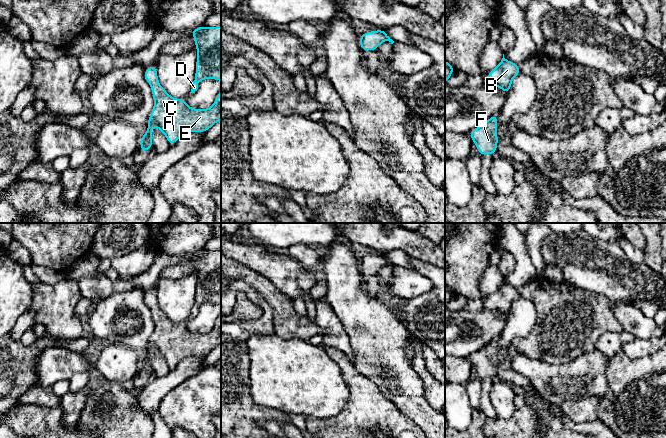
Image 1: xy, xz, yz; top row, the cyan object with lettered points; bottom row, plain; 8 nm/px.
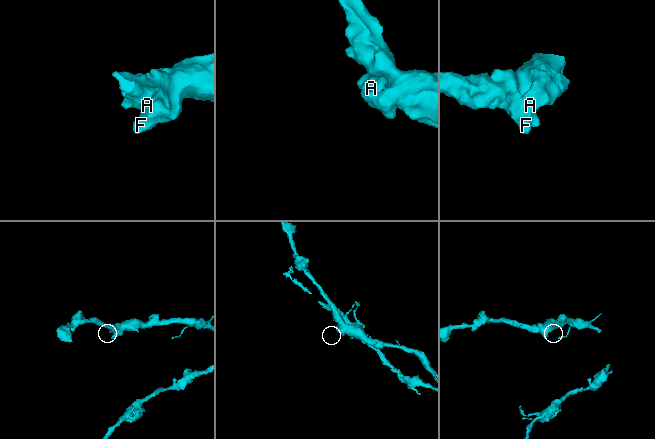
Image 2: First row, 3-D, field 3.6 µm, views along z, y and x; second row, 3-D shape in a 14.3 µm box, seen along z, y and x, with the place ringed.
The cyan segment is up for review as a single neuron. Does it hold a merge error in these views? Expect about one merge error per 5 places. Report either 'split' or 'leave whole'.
leave whole

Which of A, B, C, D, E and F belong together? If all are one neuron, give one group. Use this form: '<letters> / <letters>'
A B C D E F

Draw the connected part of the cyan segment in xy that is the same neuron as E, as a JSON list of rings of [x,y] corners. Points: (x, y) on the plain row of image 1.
[[[157,291],[144,294],[144,302],[151,310],[154,331],[147,346],[147,354],[140,362],[139,374],[148,376],[153,372],[152,353],[157,349],[173,370],[178,363],[189,356],[207,356],[221,344],[221,314],[213,329],[208,333],[193,333],[186,323],[176,323],[159,308]]]

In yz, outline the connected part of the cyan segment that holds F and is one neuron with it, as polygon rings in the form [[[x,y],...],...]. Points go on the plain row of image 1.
[[[498,338],[492,339],[479,351],[468,356],[468,359],[476,368],[480,380],[486,378],[496,379],[496,372],[499,368],[497,360],[498,340]]]

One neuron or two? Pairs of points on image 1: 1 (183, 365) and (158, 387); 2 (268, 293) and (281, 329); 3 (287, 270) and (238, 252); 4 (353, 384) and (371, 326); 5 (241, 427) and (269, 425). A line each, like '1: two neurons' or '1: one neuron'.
1: one neuron
2: one neuron
3: one neuron
4: two neurons
5: two neurons

